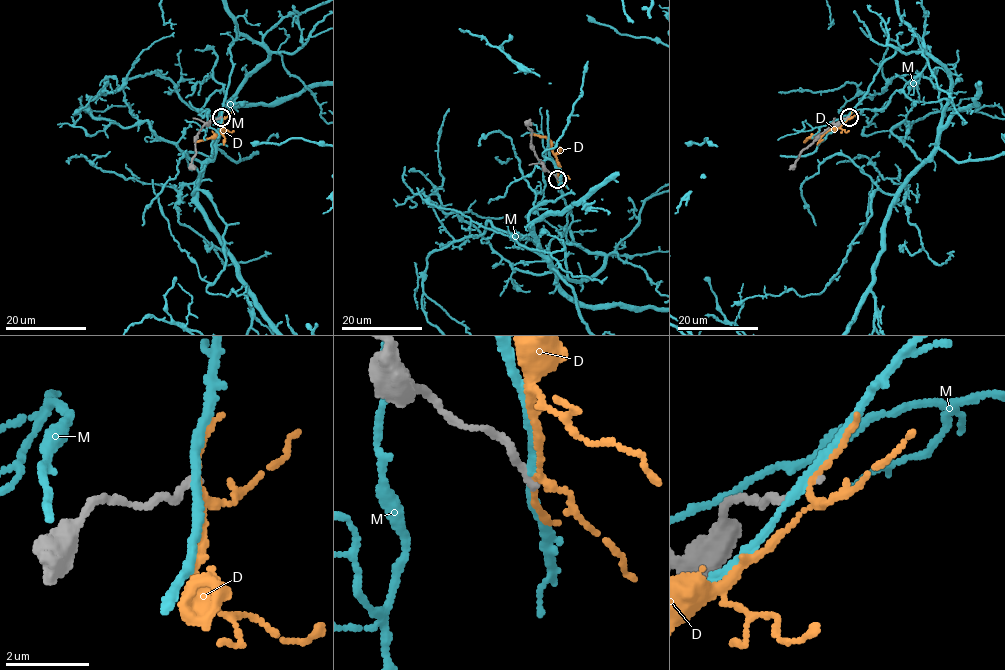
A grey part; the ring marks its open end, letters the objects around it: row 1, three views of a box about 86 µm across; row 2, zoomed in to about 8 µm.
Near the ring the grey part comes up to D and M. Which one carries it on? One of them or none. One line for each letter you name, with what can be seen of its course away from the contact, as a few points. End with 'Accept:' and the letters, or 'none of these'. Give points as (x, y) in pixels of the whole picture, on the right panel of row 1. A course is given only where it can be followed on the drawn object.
Accept: none of these

